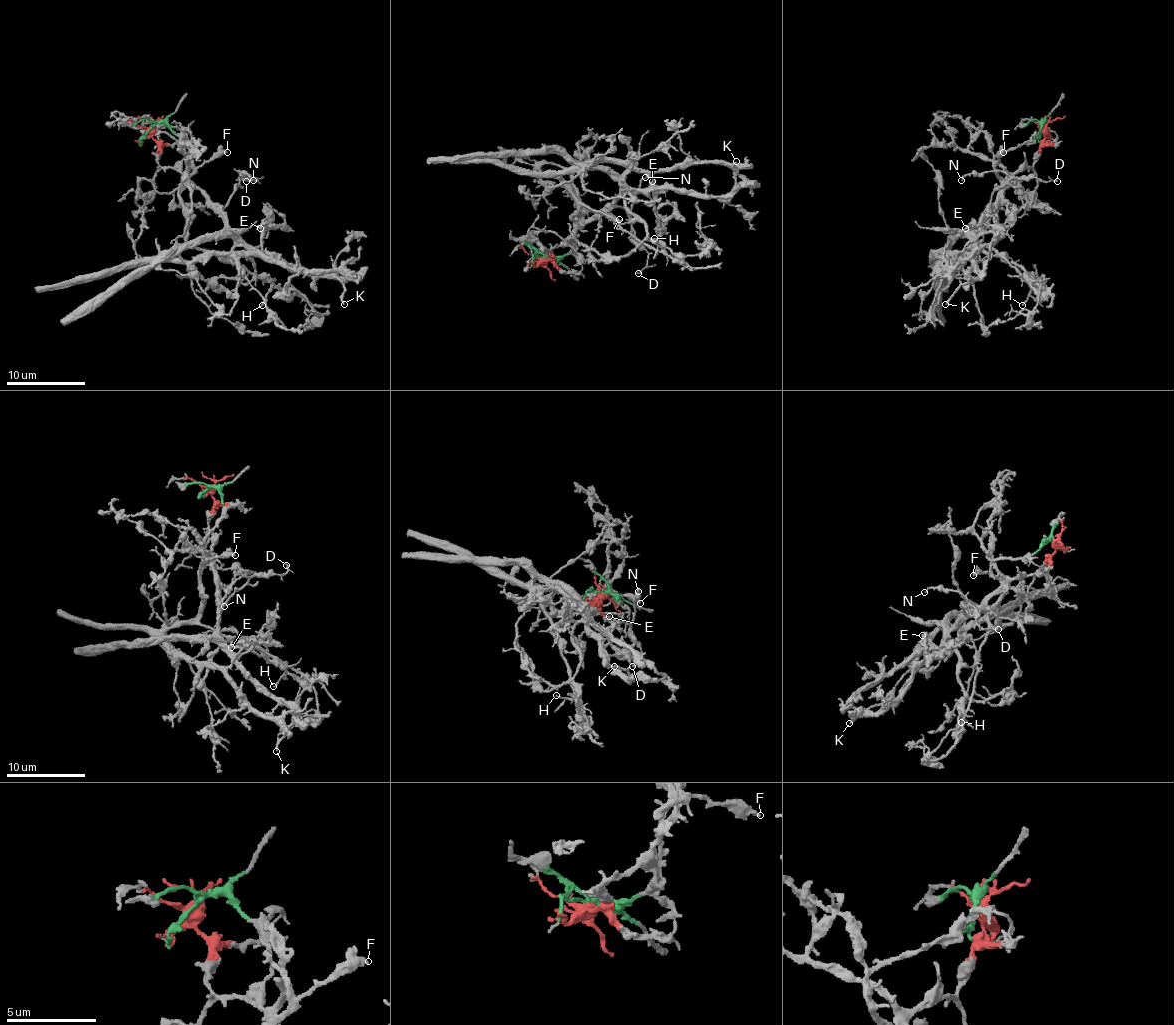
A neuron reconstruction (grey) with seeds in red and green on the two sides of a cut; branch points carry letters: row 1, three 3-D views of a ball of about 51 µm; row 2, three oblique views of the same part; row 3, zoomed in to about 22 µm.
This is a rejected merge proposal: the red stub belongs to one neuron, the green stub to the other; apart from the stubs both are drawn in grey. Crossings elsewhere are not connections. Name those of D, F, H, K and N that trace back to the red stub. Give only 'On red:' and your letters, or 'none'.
On red: D, H, K, N

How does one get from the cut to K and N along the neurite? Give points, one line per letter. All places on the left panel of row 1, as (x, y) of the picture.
K: (151, 127), (161, 166), (174, 166), (251, 248), (276, 252), (306, 272), (333, 274), (343, 284), (343, 303)
N: (151, 127), (157, 162), (174, 166), (218, 205), (224, 205), (239, 172), (253, 180)

